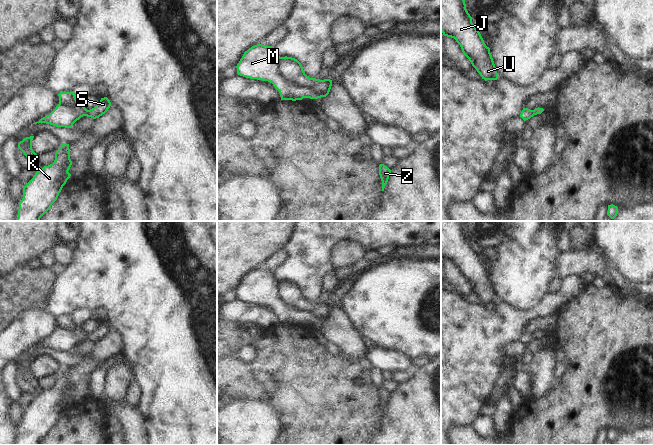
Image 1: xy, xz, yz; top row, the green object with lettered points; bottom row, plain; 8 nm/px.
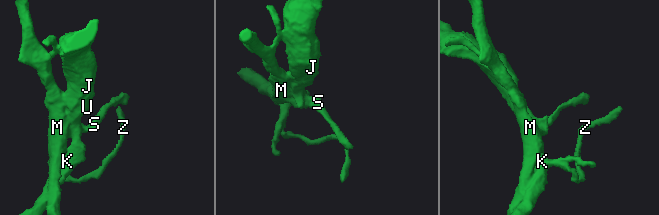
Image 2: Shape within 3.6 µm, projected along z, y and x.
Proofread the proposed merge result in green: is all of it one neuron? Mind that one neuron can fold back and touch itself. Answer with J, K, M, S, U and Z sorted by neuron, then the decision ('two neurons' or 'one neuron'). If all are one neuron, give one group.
groups J K S U Z / M; two neurons

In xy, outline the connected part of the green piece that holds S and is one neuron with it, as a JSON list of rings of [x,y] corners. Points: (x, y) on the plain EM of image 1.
[[[107,321],[101,322],[100,326],[92,333],[88,334],[84,340],[93,343],[99,342],[105,338],[111,330],[111,326]]]

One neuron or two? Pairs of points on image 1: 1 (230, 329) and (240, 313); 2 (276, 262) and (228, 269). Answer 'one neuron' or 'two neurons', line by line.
1: two neurons
2: two neurons

